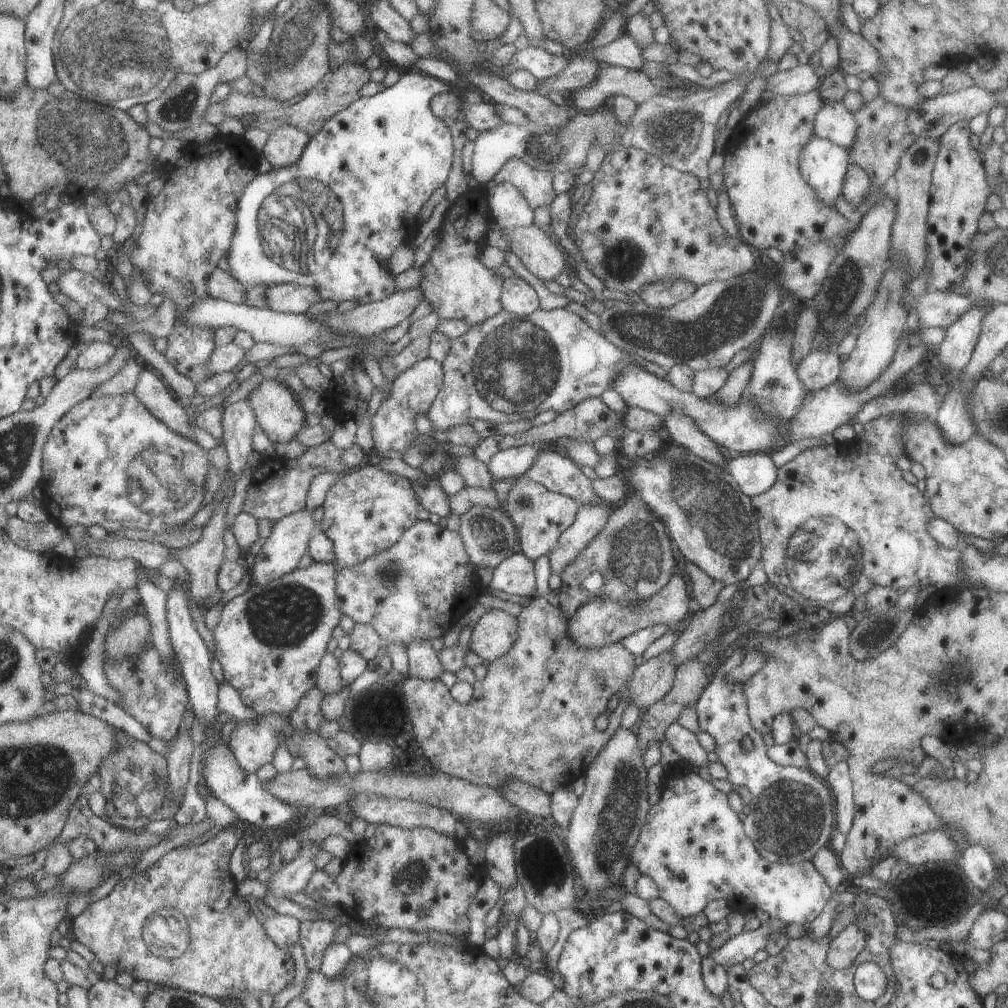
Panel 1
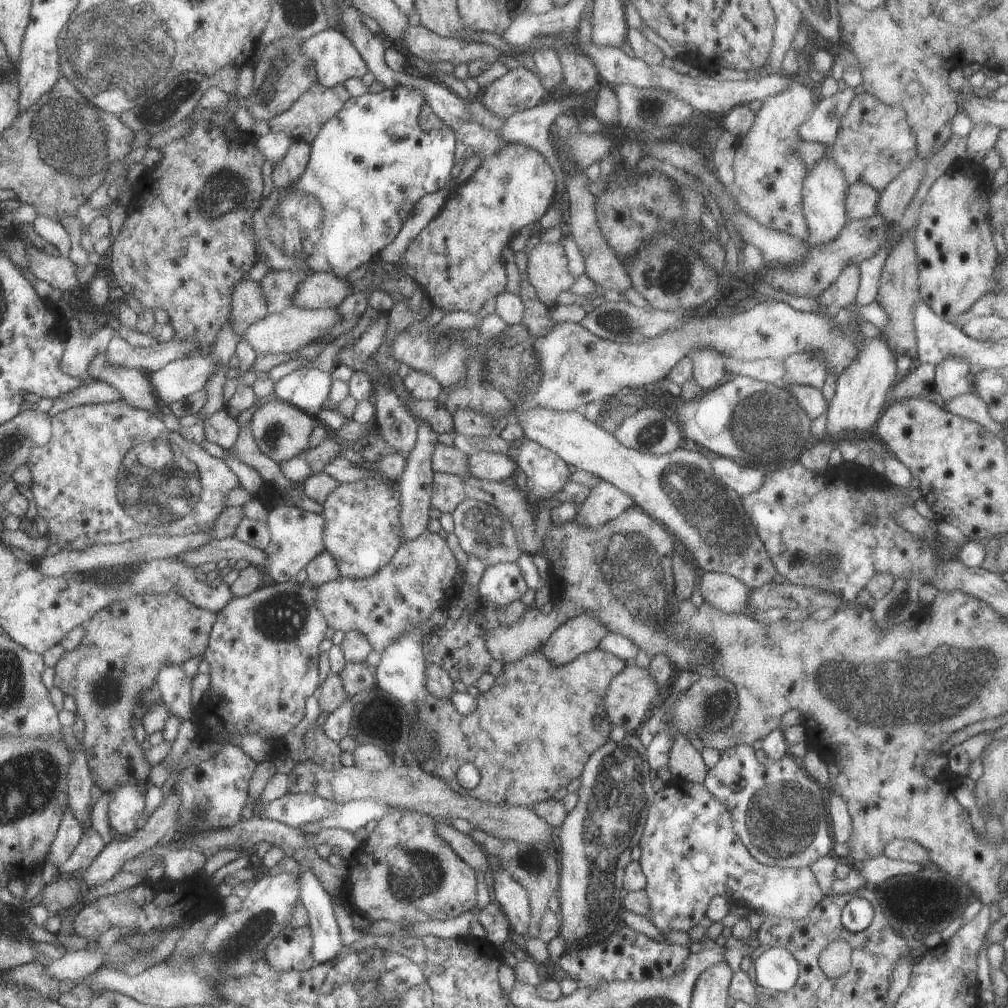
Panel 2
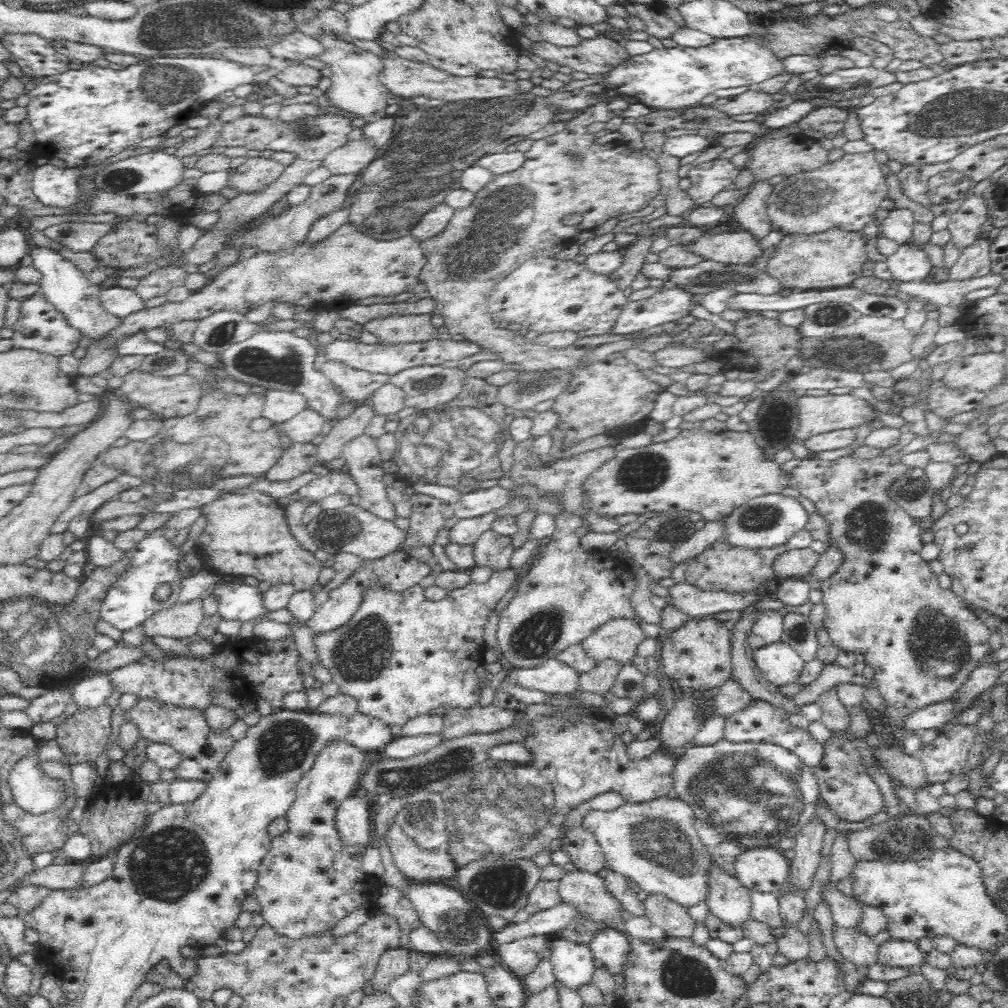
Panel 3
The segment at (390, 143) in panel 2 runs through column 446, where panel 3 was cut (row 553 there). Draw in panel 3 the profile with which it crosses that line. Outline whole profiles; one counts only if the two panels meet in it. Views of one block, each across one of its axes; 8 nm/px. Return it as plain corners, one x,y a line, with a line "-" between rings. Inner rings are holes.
162,528
152,531
150,536
138,542
136,548
125,553
125,556
129,558
130,566
120,574
113,587
109,588
101,604
101,619
104,622
110,622
114,628
118,628
123,633
142,625
145,620
161,610
170,608
179,600
182,578
180,578
176,562
178,560
182,562
182,552
178,546
172,546
172,542
162,536
162,532
164,532
-
164,582
172,586
171,594
167,600
160,601
154,598
154,592
158,584
164,584

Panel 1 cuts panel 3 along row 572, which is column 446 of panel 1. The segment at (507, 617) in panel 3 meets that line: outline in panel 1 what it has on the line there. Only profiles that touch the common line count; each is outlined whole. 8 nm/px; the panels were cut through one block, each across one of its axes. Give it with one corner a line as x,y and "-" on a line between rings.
417,520
410,528
408,528
408,530
405,530
400,535
400,538
391,547
378,551
376,554
369,556
361,563
355,564
350,568
344,567
343,569
338,569
338,604
341,611
344,611
346,616
350,616
355,623
372,625
381,636
382,643
394,641
403,642
404,645
407,645
414,641
424,640
424,638
428,638
428,641
430,641
432,638
442,638
442,636
445,635
445,632
452,626
452,622
456,620
456,616
462,614
464,608
468,608
468,606
462,606
462,604
460,604
460,602
462,602
462,590
460,590
460,588
470,590
470,588
474,586
474,580
476,580
476,578
474,578
474,563
467,552
466,544
463,543
461,532
450,531
447,527
443,528
439,524
434,524
429,520

